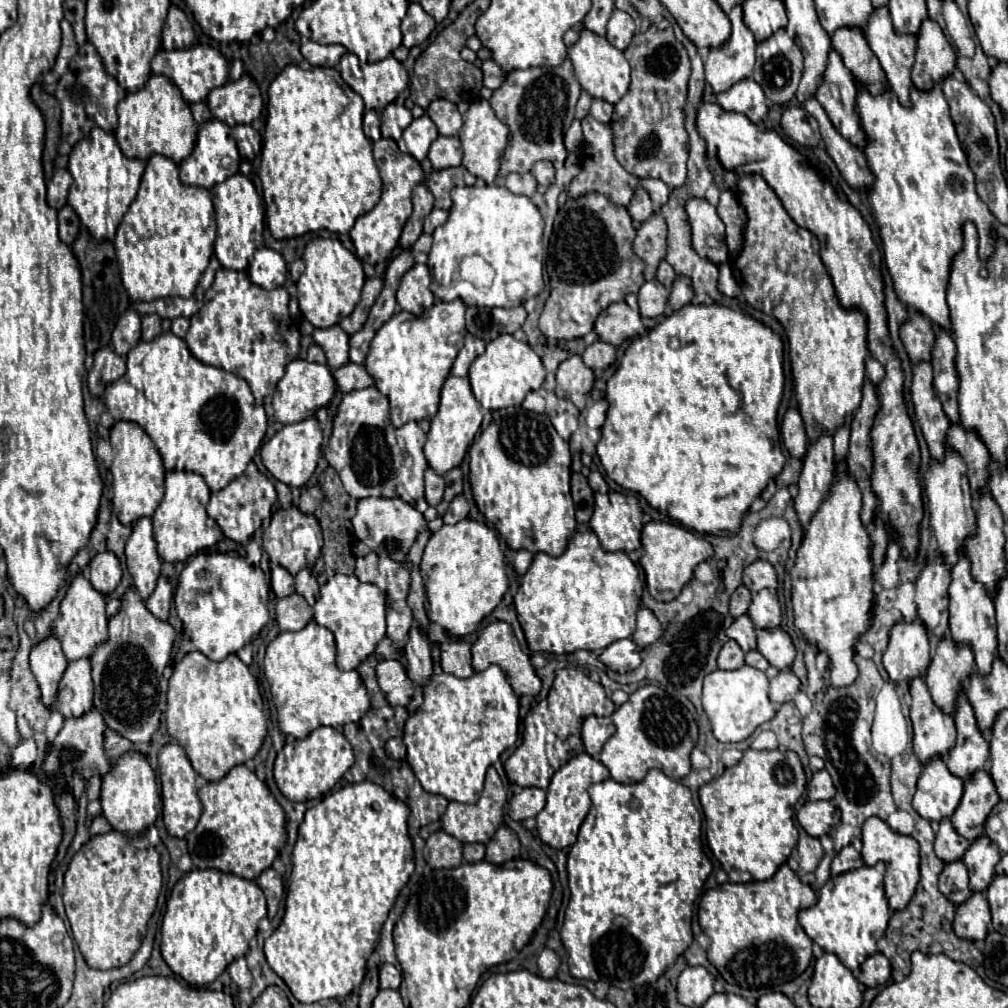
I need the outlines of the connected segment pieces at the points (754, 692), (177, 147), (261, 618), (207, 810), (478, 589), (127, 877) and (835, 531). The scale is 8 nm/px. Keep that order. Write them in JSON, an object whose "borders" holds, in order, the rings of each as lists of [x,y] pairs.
{"borders":[[[[742,666],[732,672],[718,668],[706,676],[702,706],[710,720],[712,732],[720,742],[746,740],[760,724],[768,722],[776,714],[776,706],[768,700],[768,680],[764,672],[750,666]]],[[[150,76],[146,86],[134,94],[128,94],[118,104],[118,128],[114,132],[122,154],[126,158],[148,160],[154,154],[162,154],[176,164],[186,160],[194,148],[194,140],[198,134],[198,124],[192,118],[190,106],[182,100],[180,90],[164,76]]],[[[216,552],[198,554],[188,560],[174,594],[174,606],[196,650],[210,660],[224,660],[228,654],[236,654],[252,642],[266,626],[270,618],[266,608],[268,598],[270,586],[260,566],[248,564],[238,554]]],[[[234,766],[222,780],[208,782],[198,792],[198,798],[202,802],[202,816],[198,826],[186,836],[194,868],[214,868],[246,880],[256,880],[272,866],[288,838],[284,810],[252,770],[246,766]]],[[[468,518],[454,526],[444,524],[430,536],[420,572],[428,596],[428,618],[440,624],[450,636],[472,634],[508,590],[504,554],[496,532],[482,522]]],[[[110,830],[108,834],[100,834],[90,838],[88,844],[82,846],[80,852],[72,858],[66,874],[64,874],[64,906],[66,916],[70,920],[72,936],[90,968],[98,970],[110,970],[110,968],[122,968],[126,966],[132,956],[136,954],[136,948],[140,948],[142,938],[146,936],[148,920],[156,910],[156,900],[162,888],[162,874],[160,874],[160,854],[150,848],[146,836],[130,838],[116,830]]],[[[846,476],[834,480],[832,492],[810,520],[796,564],[790,570],[794,624],[804,640],[830,658],[832,688],[846,688],[858,678],[854,662],[856,644],[870,628],[872,590],[872,542],[860,522],[862,494],[856,482]]]]}

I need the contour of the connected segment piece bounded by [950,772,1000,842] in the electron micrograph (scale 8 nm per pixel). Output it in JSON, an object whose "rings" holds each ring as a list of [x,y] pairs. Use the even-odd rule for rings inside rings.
{"rings":[[[976,772],[968,782],[964,782],[964,796],[952,814],[952,824],[960,836],[974,842],[978,836],[984,834],[984,822],[994,804],[1000,798],[992,784],[988,772]]]}

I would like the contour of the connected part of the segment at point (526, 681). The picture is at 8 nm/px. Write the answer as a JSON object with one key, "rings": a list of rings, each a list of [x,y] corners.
{"rings":[[[492,622],[488,624],[482,634],[478,636],[476,644],[472,646],[472,666],[474,670],[486,670],[490,664],[496,664],[500,666],[504,672],[506,672],[506,678],[510,682],[510,686],[514,688],[514,692],[518,696],[538,696],[538,692],[542,690],[542,682],[540,678],[536,676],[536,670],[534,666],[530,664],[530,656],[526,656],[522,650],[520,650],[520,644],[510,628],[510,624],[506,622]]]}

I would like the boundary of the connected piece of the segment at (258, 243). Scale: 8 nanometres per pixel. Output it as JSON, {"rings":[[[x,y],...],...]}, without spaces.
{"rings":[[[234,174],[222,184],[212,188],[214,198],[214,210],[216,210],[216,224],[218,224],[218,236],[216,236],[216,258],[224,268],[230,270],[246,270],[254,252],[264,246],[262,232],[264,232],[264,204],[258,196],[254,184],[242,176]]]}

